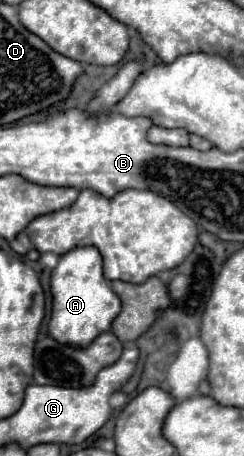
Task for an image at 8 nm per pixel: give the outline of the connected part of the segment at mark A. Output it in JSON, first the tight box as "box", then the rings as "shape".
{"box":[48,247,120,347],"shape":[[[78,247],[60,257],[52,271],[52,315],[48,331],[58,343],[88,347],[102,331],[110,331],[110,323],[118,317],[120,299],[112,291],[110,281],[102,275],[102,257],[96,247]]]}

